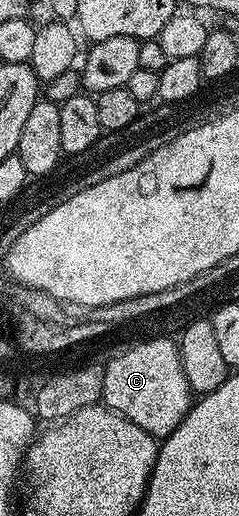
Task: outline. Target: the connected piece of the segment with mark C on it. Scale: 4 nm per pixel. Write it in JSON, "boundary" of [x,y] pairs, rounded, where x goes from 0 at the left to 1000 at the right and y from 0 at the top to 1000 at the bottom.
{"boundary":[[[686,647],[636,651],[506,690],[431,707],[431,781],[481,798],[506,798],[561,826],[594,826],[632,845],[707,845],[757,818],[812,781],[812,762],[778,740],[778,717],[762,717],[753,671],[732,657]]]}

